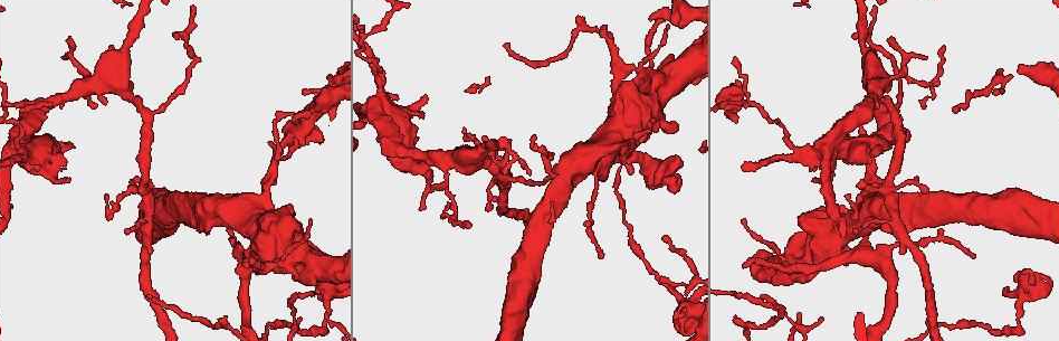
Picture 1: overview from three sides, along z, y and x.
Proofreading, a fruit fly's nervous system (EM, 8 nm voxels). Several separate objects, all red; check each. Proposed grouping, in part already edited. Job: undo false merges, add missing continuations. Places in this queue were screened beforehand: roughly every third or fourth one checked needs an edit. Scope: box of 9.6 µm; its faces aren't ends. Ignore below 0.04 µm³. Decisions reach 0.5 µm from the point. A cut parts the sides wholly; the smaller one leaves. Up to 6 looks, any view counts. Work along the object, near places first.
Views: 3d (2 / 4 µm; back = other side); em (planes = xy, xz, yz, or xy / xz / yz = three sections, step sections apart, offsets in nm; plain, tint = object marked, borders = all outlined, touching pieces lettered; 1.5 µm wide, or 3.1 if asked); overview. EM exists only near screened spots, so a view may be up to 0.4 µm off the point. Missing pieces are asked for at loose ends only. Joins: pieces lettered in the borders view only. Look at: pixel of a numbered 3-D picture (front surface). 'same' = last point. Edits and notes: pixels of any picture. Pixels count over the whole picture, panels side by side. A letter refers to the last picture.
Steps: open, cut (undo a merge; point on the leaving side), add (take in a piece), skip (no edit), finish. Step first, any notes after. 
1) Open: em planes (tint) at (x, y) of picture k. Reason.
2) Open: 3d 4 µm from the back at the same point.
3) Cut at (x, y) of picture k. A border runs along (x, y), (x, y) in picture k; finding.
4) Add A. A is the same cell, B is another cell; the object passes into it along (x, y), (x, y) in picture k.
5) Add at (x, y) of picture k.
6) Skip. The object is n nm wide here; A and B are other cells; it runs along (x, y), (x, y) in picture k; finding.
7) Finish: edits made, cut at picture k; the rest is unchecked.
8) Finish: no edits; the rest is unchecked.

Open: em xy step 4 (borders) at (327, 297) of picture 1. Three arms meet.

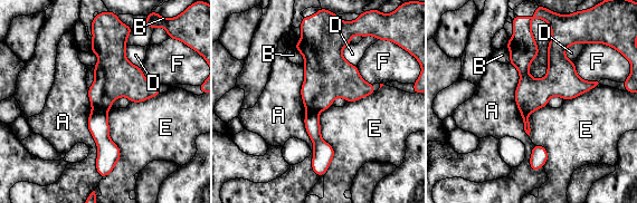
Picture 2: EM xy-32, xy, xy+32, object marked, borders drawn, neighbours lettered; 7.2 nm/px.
Cut at (97, 122) of picture 2. The object is 180 nm wide here; A, B, D, E and F are other cells; a border runs along (93, 109), (106, 113) in picture 2; a second cell is stuck on.

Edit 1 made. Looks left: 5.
Open: overview. Redraw.

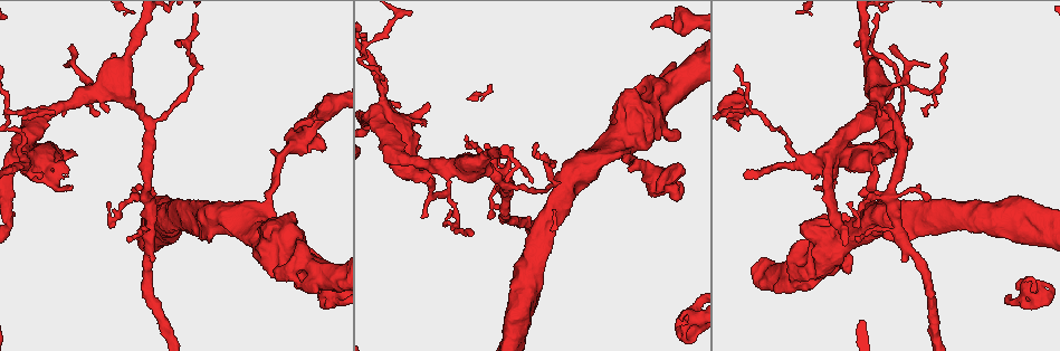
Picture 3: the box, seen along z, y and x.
Open: 3d 4 µm at (293, 129) of picture 3. Branch stops here.

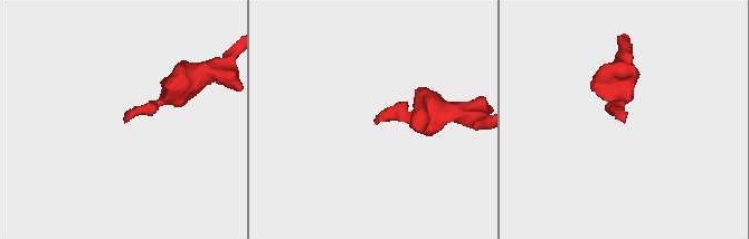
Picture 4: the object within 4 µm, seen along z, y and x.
Open: em planes (tint) at (123, 119) of picture 4.

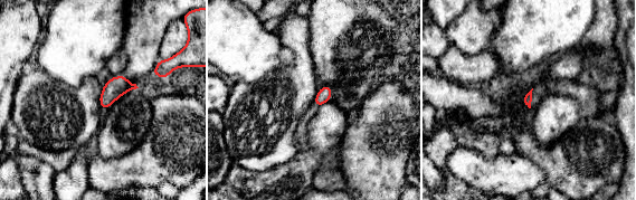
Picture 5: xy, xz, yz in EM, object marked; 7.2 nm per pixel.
Open: em planes (borders) at the same point.

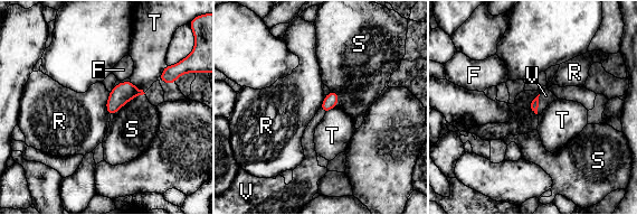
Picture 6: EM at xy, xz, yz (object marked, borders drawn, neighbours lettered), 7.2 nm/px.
Add V. V is the same cell, F, R, S and T are other cells; the object passes into it along (534, 104), (538, 104), (547, 97) in picture 6; it goes on there.

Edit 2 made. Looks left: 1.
Finish: edits made, cut at picture 2, add at picture 6; the rest is unchecked.

